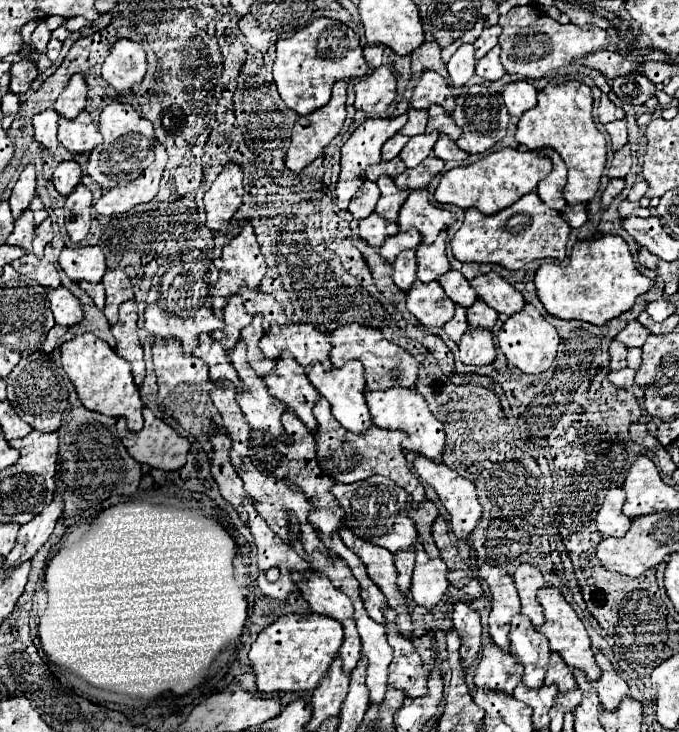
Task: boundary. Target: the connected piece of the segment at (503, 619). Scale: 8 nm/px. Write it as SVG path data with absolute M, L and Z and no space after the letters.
M483 565L479 569L479 575L489 585L491 591L493 609L489 613L489 625L487 625L491 641L503 651L509 651L509 639L507 639L509 625L513 615L519 613L519 595L515 583L503 569L491 565Z

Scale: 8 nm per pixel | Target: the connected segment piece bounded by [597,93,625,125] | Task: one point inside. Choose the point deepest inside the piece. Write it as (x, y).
(607, 111)

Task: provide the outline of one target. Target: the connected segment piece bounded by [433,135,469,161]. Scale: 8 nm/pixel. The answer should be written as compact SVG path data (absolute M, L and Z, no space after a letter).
M445 135L439 137L439 141L437 141L435 147L433 147L433 153L435 153L439 159L443 159L443 161L451 161L451 159L461 161L461 159L467 159L467 157L469 157L469 153L461 151L461 149L457 147L457 143L455 143L453 139L445 139Z

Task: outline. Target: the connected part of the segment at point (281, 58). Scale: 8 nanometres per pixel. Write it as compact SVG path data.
M319 17L293 37L277 41L273 79L285 105L299 115L309 115L311 111L325 105L331 97L331 87L335 81L363 77L367 71L369 67L365 63L359 39L355 37L353 29L337 19Z

